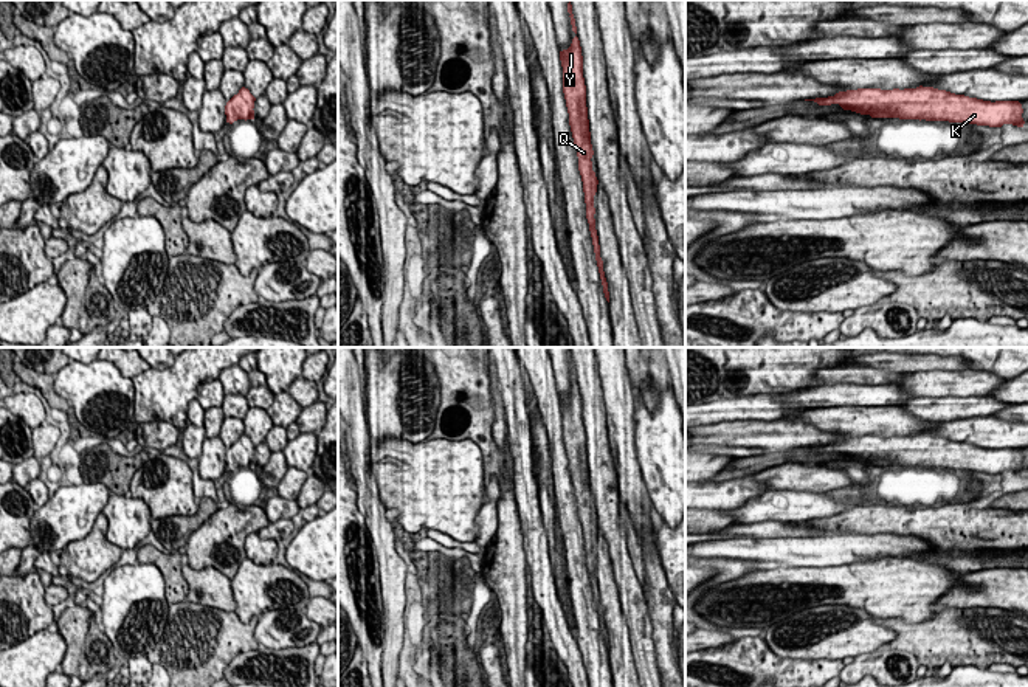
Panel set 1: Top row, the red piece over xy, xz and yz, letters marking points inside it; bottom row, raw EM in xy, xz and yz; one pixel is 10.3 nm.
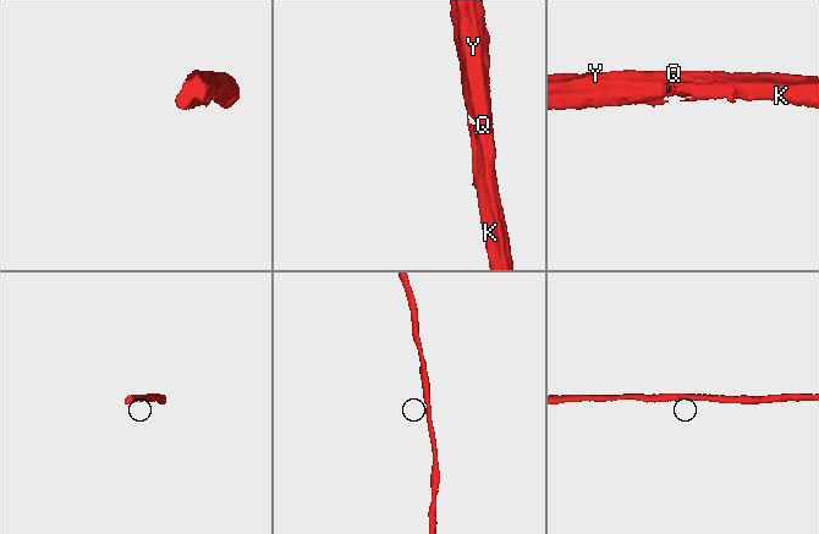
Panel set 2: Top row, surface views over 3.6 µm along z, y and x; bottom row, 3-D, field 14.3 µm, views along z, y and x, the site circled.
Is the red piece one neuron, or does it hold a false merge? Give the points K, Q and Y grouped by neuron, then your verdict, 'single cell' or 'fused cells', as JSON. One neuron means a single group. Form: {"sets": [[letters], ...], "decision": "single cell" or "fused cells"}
{"sets": [["K", "Q", "Y"]], "decision": "single cell"}

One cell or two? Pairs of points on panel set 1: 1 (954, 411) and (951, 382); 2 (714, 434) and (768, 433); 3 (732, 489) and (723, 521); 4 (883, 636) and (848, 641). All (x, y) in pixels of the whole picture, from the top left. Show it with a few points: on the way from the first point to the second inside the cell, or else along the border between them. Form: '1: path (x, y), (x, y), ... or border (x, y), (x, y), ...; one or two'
1: border (915, 396), (990, 396); two
2: path (727, 433), (754, 433); one
3: border (701, 507), (718, 510); two
4: path (875, 636), (856, 636); one

